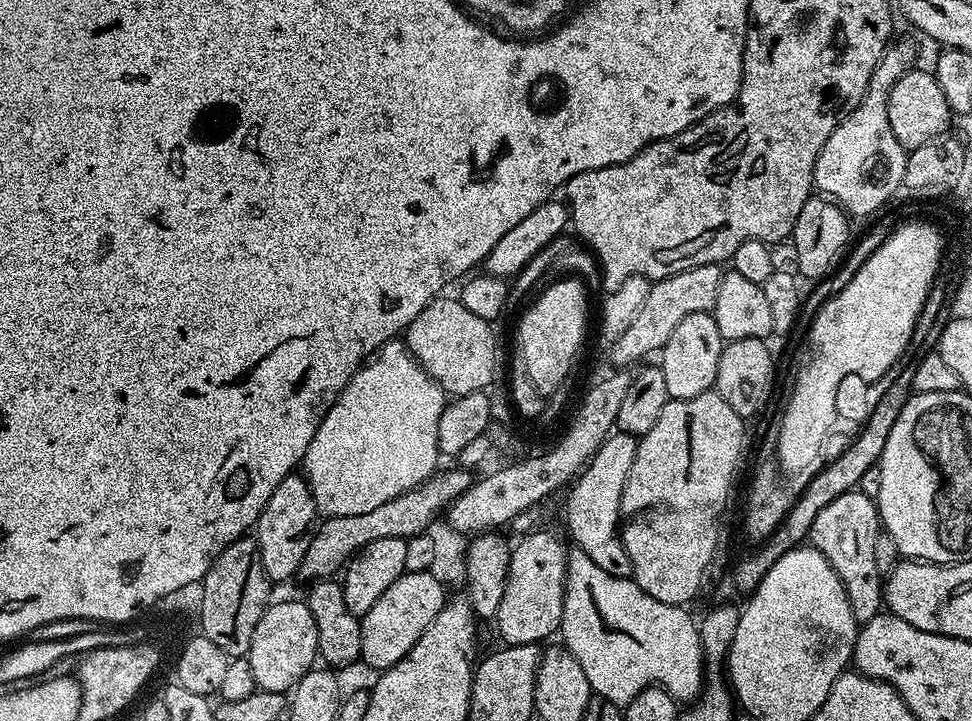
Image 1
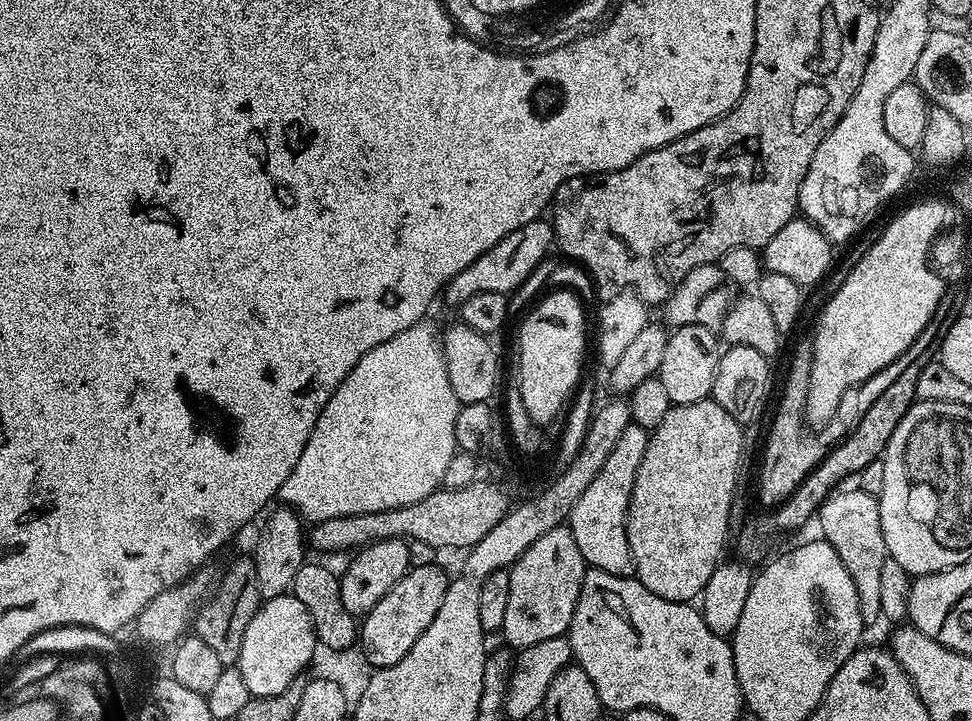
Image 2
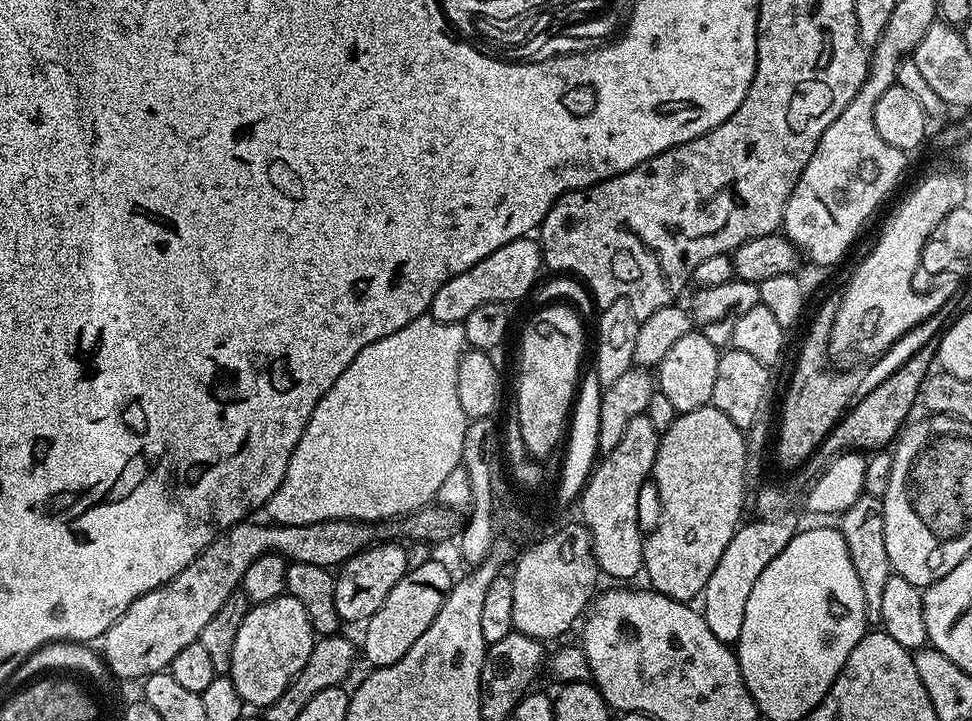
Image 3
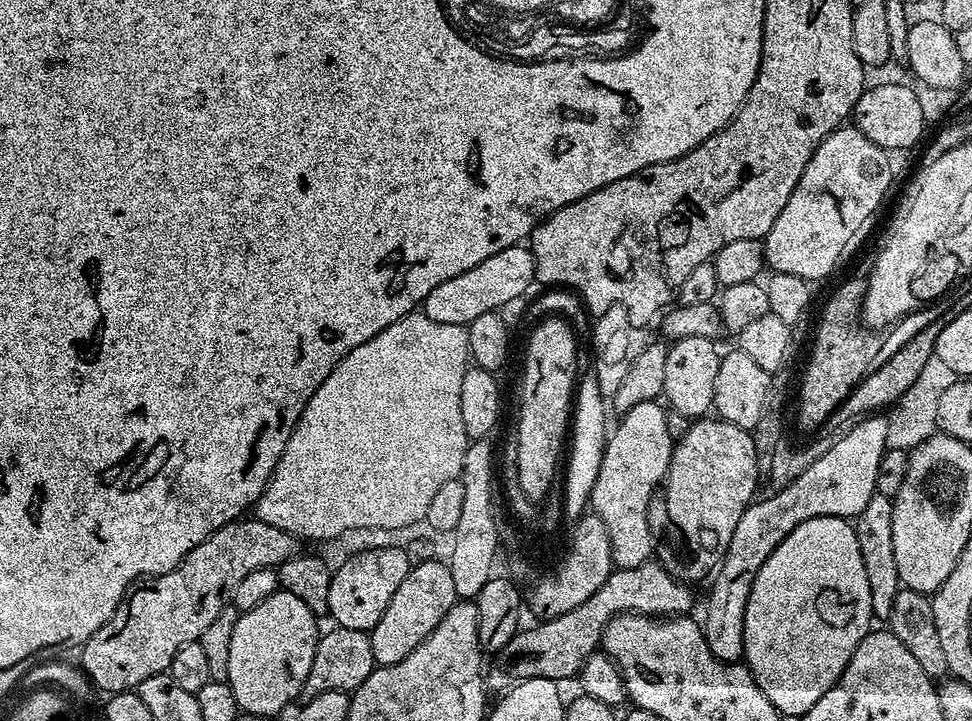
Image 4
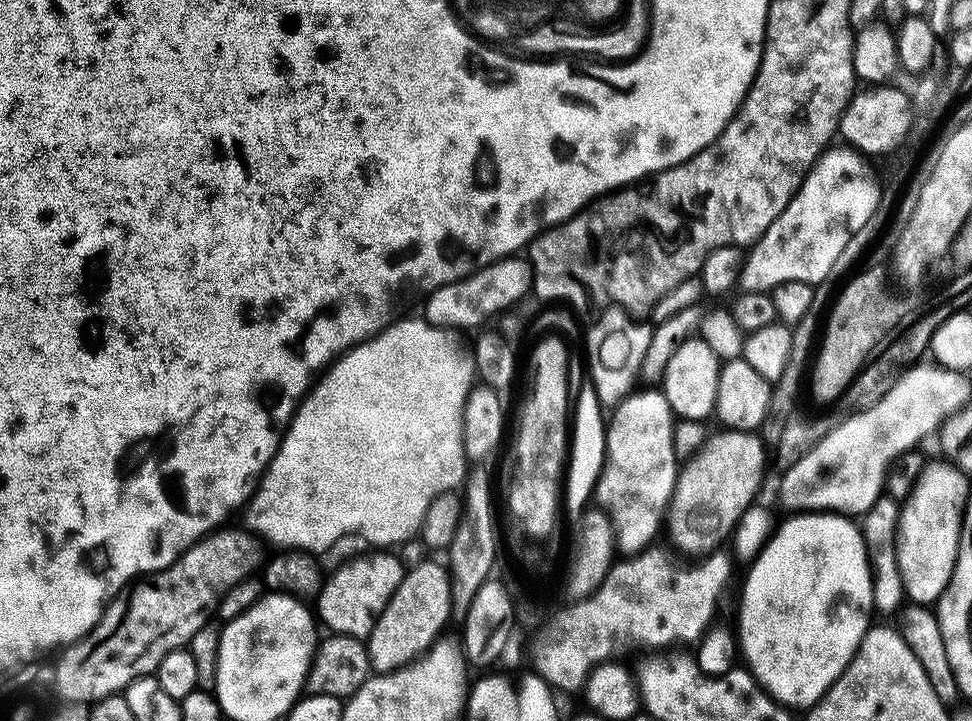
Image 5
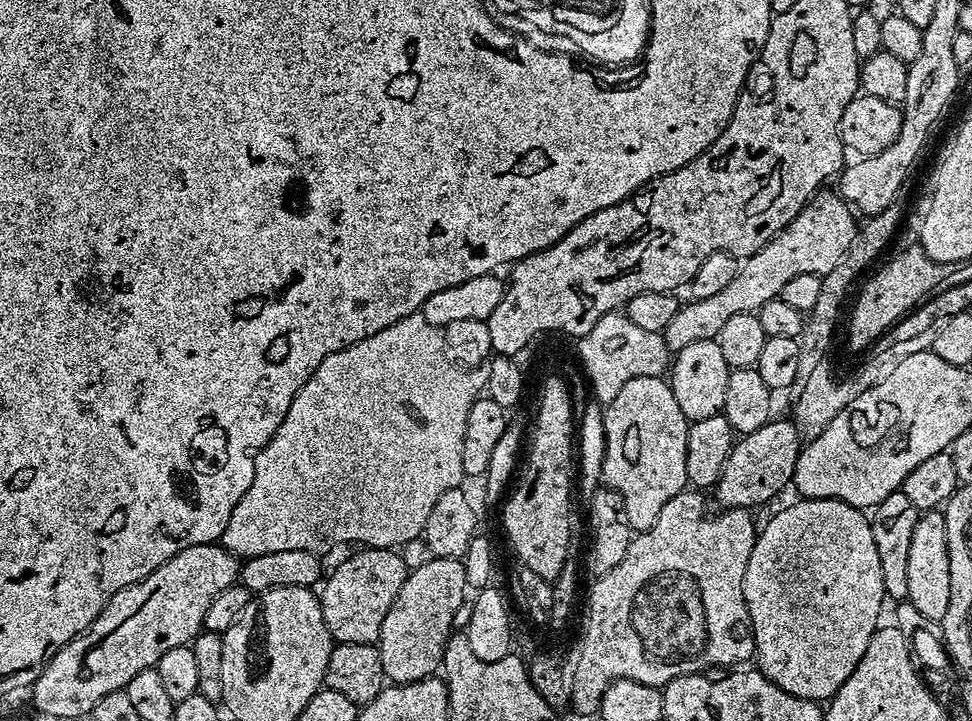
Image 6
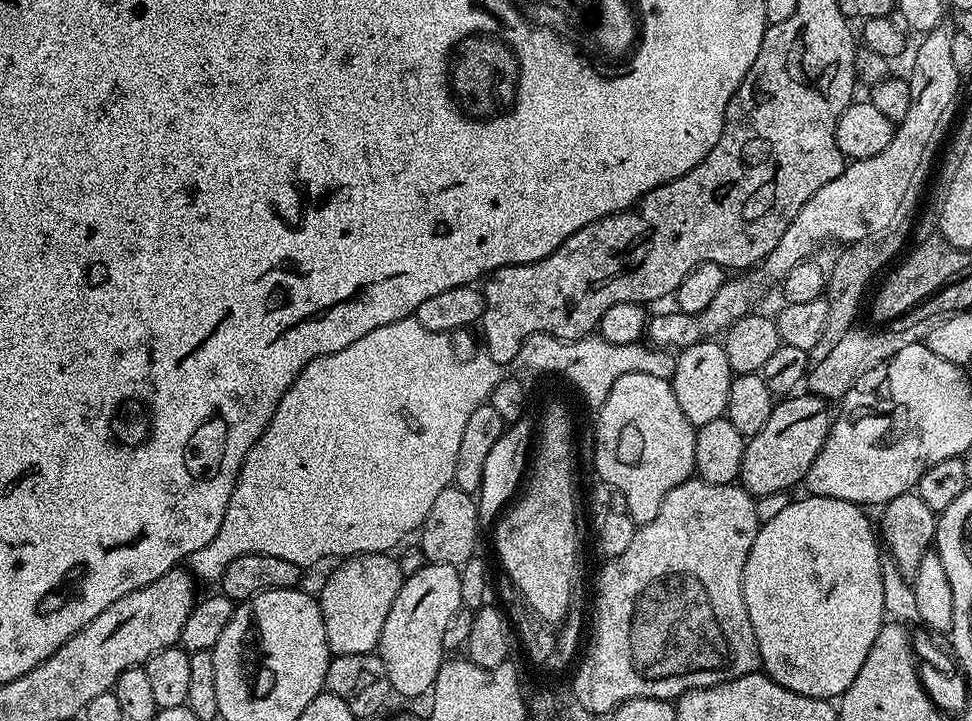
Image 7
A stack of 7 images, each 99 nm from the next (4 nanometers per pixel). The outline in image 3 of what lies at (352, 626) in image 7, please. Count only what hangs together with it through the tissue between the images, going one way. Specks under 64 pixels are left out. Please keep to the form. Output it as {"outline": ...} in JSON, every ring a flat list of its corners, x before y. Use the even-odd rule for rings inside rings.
{"outline":[[377,542,363,548,356,556,351,556,341,564,334,579,334,606,338,610,341,621,360,620,367,622,369,618,386,602,386,594,394,590,394,586,410,567,408,552,397,542]]}

